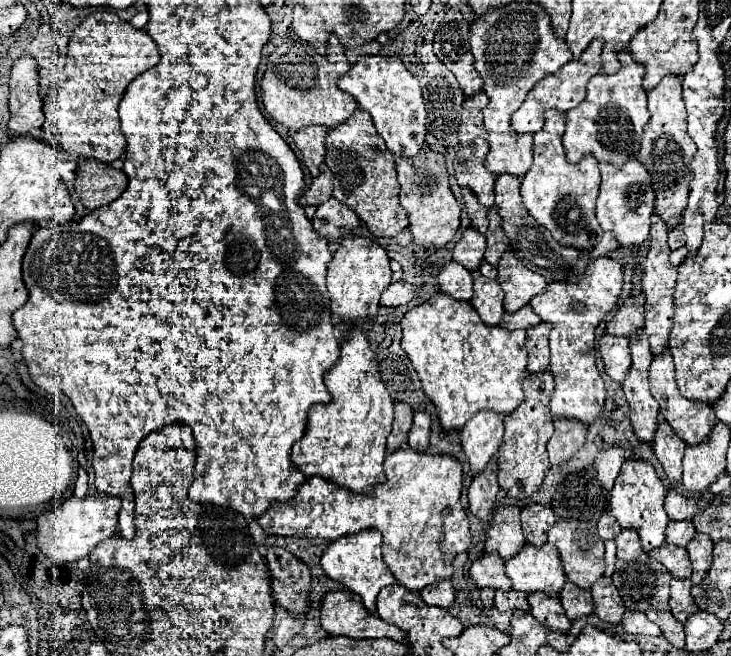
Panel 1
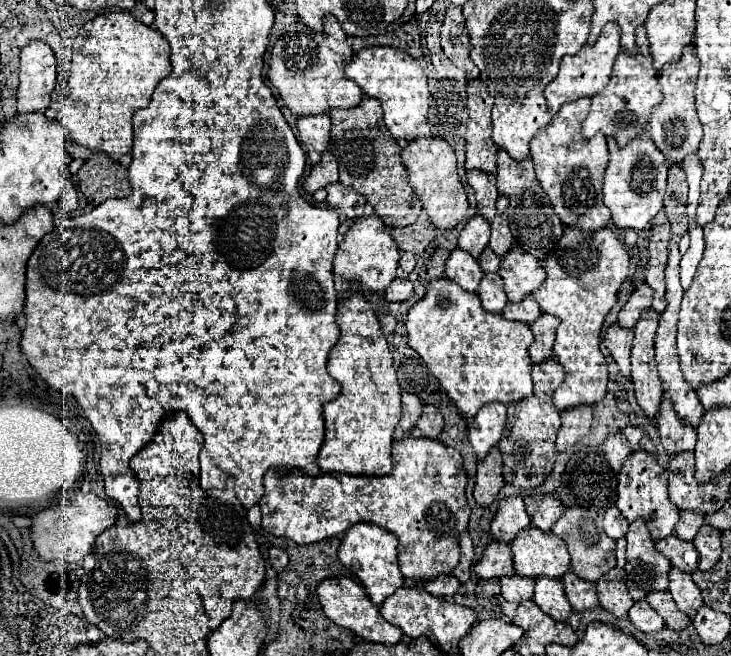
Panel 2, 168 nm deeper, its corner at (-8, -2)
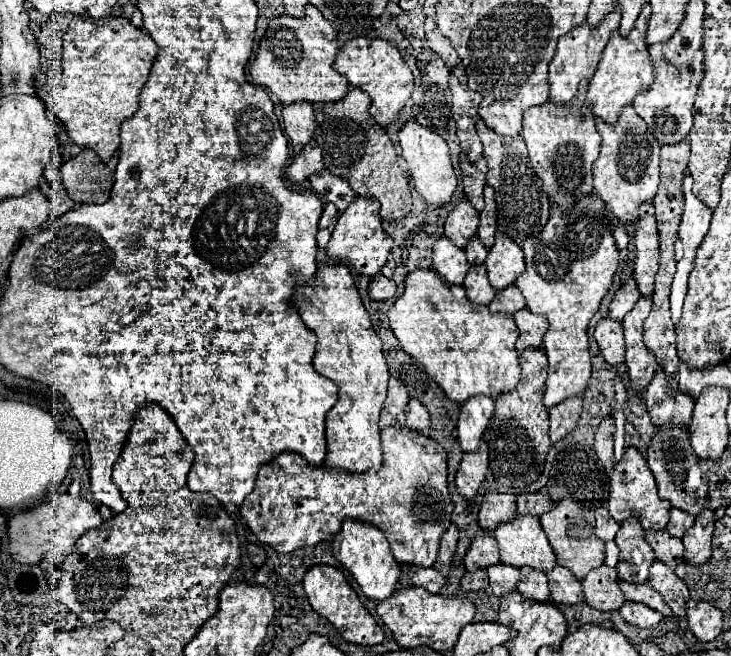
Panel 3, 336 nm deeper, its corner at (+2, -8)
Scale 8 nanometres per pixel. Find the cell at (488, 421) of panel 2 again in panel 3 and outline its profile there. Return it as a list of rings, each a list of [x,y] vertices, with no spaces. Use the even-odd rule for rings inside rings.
[[[473,396],[461,406],[457,422],[457,438],[463,452],[473,452],[473,448],[479,446],[483,432],[493,416],[493,410],[495,402],[489,396]]]

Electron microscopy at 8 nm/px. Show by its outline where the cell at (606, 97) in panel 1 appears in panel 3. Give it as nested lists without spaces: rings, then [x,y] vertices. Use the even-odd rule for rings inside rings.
[[[649,4],[643,6],[639,18],[635,20],[635,28],[631,30],[631,36],[621,38],[619,32],[613,32],[609,38],[601,62],[597,66],[595,76],[589,82],[587,90],[587,104],[585,112],[591,112],[595,118],[601,118],[605,124],[617,124],[621,110],[635,100],[641,92],[647,92],[649,86],[653,84],[653,68],[649,60],[649,50],[645,46],[645,22],[651,16]]]

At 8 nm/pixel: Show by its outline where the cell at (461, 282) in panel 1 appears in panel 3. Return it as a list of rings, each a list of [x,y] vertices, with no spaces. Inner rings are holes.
[[[445,236],[439,238],[433,246],[433,268],[441,278],[445,278],[445,282],[461,286],[469,272],[465,250],[451,244]]]

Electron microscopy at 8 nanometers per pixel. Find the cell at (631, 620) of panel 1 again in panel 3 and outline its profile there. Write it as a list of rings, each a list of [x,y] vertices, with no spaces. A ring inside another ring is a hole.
[[[625,602],[619,612],[627,624],[633,624],[637,628],[653,628],[663,620],[659,612],[647,608],[645,604],[639,604],[639,602]]]

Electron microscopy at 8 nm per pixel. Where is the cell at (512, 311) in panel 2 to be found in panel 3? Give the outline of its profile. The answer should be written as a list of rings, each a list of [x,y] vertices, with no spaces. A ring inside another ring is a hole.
[[[509,286],[505,292],[499,292],[493,302],[489,304],[489,310],[493,314],[505,314],[505,316],[513,316],[517,314],[521,308],[525,308],[525,298],[521,296],[517,286]]]

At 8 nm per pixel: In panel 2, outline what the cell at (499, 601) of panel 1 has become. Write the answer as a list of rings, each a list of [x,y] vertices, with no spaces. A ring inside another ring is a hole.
[[[511,574],[501,578],[501,596],[509,602],[523,602],[533,600],[533,578],[525,578],[521,574]]]

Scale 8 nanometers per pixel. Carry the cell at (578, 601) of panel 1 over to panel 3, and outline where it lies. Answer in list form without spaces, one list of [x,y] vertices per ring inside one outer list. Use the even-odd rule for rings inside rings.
[[[555,566],[549,574],[549,590],[551,600],[557,604],[577,604],[583,602],[583,588],[581,582],[563,566]]]

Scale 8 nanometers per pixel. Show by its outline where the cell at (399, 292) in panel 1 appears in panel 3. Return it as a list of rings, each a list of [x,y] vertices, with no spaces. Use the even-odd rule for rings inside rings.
[[[377,274],[373,280],[371,280],[371,286],[369,286],[369,296],[371,300],[391,300],[395,298],[397,294],[397,286],[393,280],[385,278],[383,274]]]

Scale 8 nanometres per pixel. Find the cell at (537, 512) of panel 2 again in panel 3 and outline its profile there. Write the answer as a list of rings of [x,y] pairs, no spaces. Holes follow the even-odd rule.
[[[521,494],[517,496],[517,514],[519,516],[537,516],[553,510],[553,500],[547,494]]]

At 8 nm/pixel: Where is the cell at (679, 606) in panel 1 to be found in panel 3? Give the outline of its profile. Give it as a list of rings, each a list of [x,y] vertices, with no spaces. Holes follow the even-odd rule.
[[[655,560],[651,566],[649,584],[663,596],[663,600],[669,604],[675,616],[681,616],[681,618],[685,616],[685,608],[687,608],[685,604],[689,600],[689,590],[685,582],[681,582],[669,566]]]

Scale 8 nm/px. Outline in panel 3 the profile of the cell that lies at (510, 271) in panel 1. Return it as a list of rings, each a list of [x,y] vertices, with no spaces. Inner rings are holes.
[[[497,232],[495,244],[489,248],[489,256],[485,260],[485,266],[489,272],[491,286],[497,292],[503,292],[511,284],[515,284],[515,280],[521,276],[521,272],[525,272],[523,250],[511,238]]]

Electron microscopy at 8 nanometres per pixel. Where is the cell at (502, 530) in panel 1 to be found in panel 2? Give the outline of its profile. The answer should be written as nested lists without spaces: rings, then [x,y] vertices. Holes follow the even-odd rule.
[[[509,496],[499,502],[497,514],[491,522],[491,534],[495,540],[511,542],[515,534],[529,526],[529,516],[523,506],[521,496]]]

